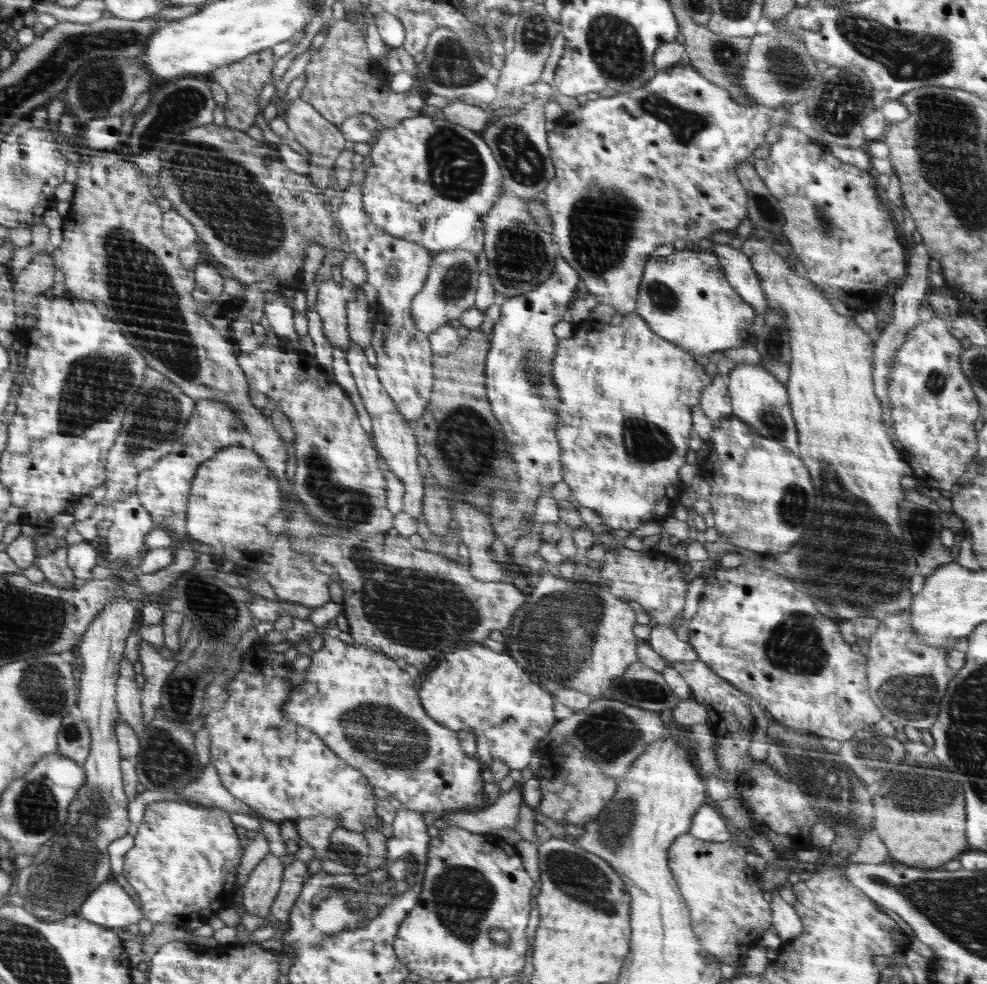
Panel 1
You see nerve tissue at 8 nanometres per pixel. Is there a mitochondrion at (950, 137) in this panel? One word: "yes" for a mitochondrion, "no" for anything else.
yes

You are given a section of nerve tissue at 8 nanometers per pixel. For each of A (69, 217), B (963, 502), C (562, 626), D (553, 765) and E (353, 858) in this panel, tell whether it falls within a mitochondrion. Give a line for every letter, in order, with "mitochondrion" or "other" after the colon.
A: other
B: other
C: mitochondrion
D: other
E: mitochondrion

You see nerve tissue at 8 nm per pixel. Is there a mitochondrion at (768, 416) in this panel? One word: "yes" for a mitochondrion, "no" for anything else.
yes

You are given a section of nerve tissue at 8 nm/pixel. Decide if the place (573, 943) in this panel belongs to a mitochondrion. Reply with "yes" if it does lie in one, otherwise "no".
no

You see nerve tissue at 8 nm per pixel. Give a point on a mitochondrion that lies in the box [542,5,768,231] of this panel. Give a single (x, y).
(617, 49)

